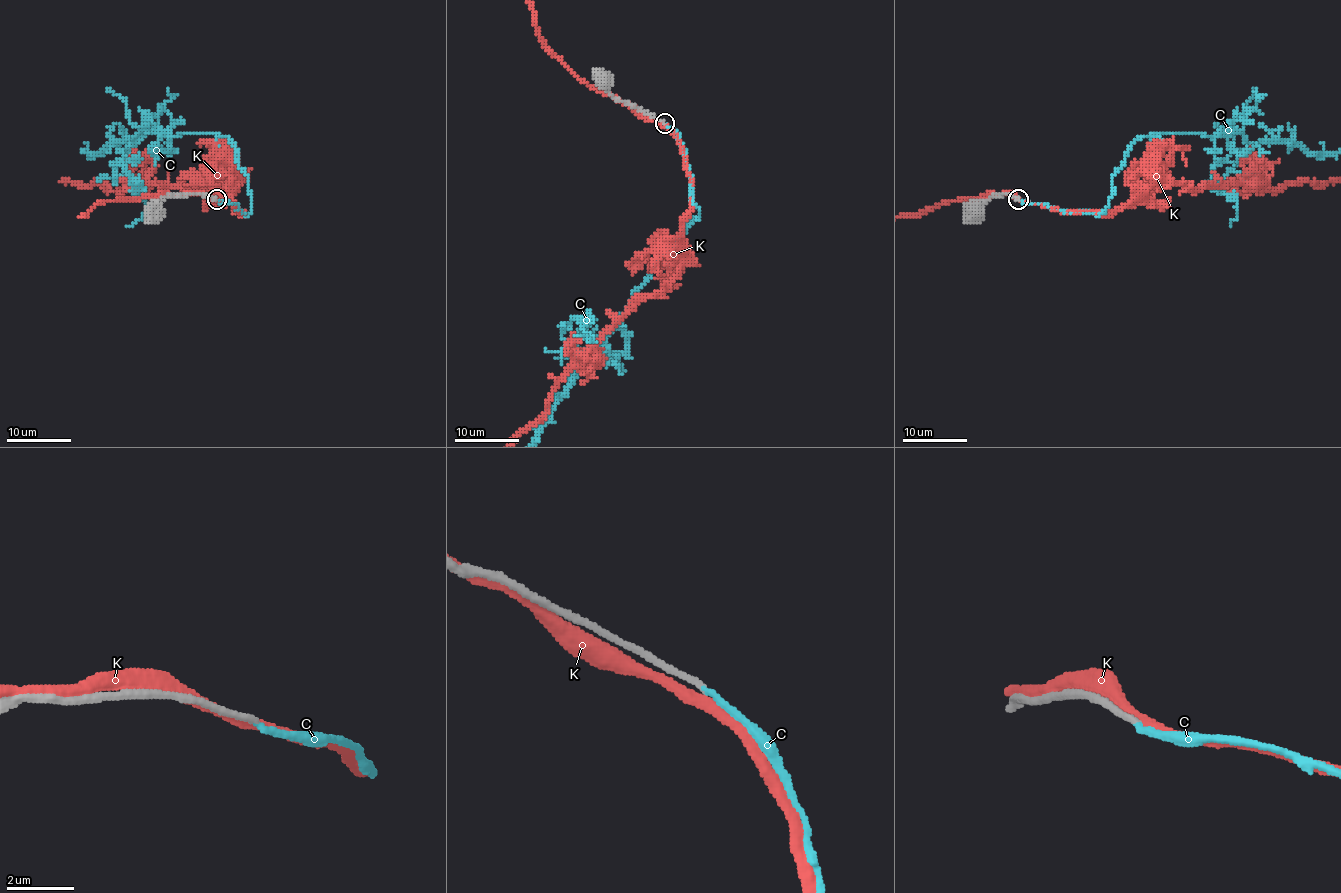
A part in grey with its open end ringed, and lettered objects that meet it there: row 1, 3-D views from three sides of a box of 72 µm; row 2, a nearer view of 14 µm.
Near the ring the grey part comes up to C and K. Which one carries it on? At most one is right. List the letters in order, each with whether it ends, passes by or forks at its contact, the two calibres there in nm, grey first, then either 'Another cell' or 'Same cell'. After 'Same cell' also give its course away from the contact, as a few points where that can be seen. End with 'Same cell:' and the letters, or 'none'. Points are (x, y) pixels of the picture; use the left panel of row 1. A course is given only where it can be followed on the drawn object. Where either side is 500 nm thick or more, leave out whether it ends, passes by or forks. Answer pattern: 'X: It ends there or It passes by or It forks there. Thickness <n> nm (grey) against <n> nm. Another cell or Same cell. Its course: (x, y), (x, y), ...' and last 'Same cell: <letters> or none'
C: It ends there. Thickness 200 nm (grey) against 170 nm. Another cell
K: It passes by. Thickness 200 nm (grey) against 340 nm. Another cell
Same cell: none

